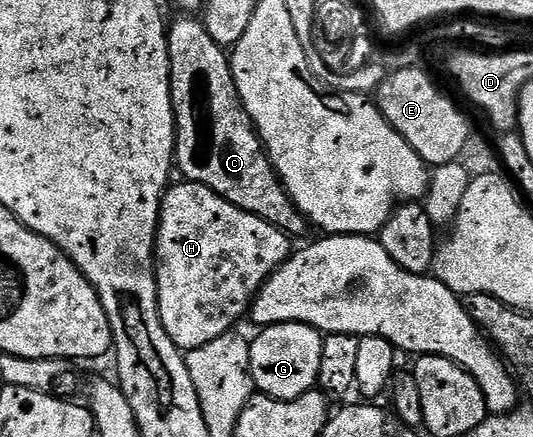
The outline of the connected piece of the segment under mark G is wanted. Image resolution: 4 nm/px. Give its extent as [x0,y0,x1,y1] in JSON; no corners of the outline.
[250,324,323,400]

